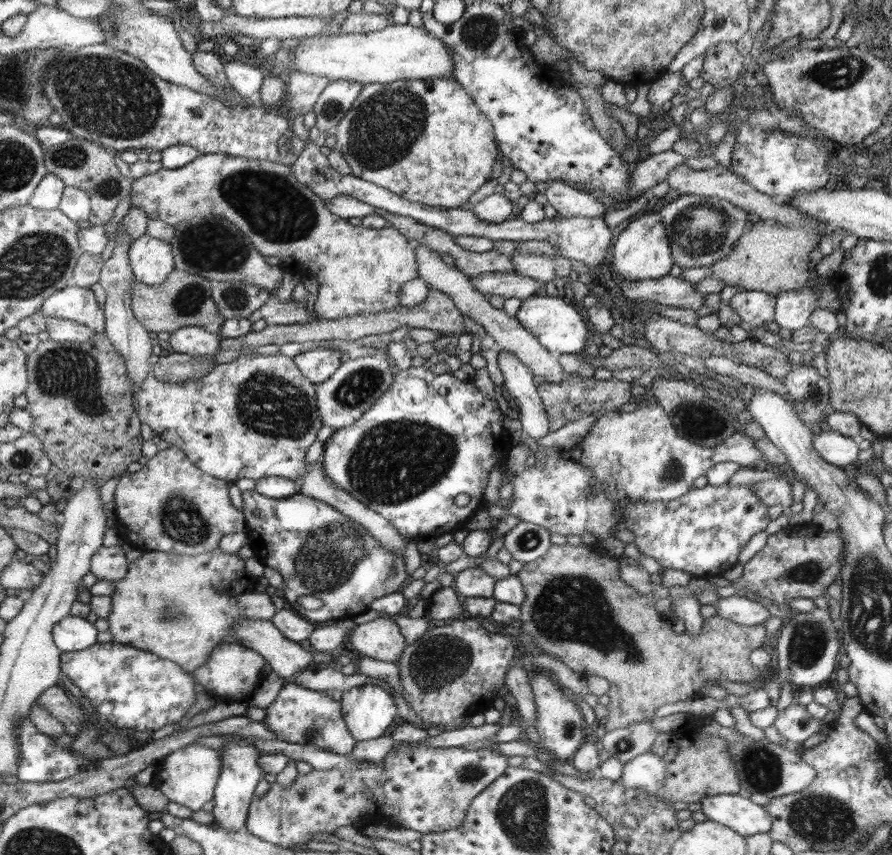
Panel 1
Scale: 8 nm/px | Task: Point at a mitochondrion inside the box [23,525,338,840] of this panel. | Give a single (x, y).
(307, 789)

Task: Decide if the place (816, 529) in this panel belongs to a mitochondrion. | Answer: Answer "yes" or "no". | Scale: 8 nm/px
no

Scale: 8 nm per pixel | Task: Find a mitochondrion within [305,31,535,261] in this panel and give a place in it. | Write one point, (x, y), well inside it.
(386, 128)

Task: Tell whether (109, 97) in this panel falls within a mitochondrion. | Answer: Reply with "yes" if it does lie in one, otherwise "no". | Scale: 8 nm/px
yes

